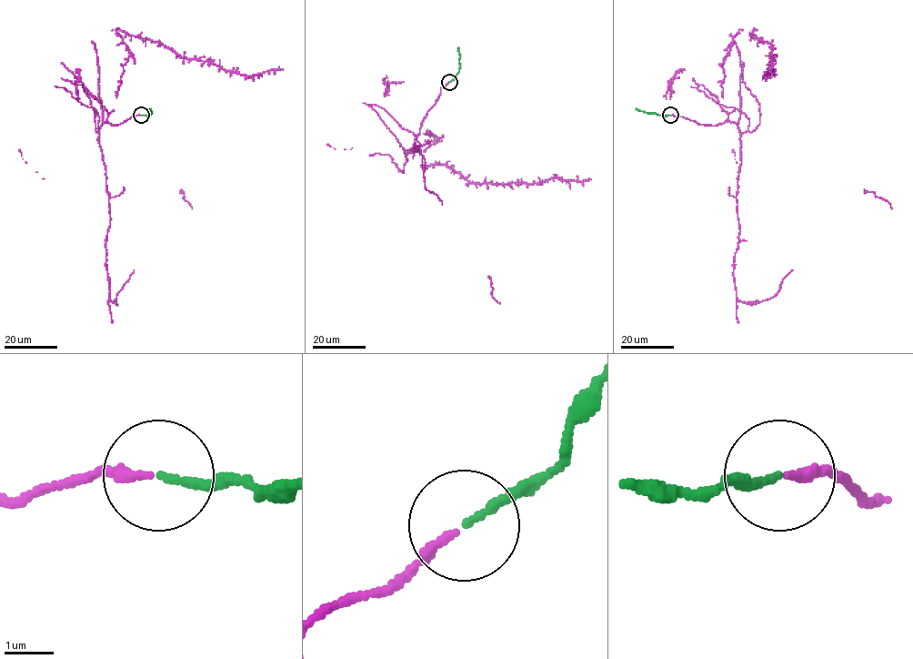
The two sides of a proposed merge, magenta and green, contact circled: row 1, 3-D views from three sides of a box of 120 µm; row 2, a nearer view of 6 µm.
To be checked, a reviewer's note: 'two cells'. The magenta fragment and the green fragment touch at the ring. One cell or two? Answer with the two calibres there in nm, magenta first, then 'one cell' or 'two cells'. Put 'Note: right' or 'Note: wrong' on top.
Note: wrong
200/150 nm | one cell

